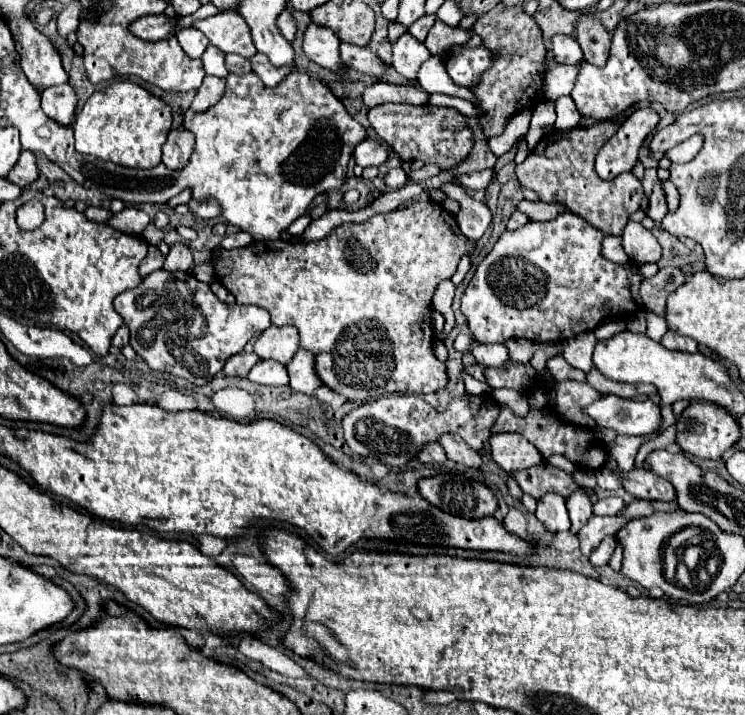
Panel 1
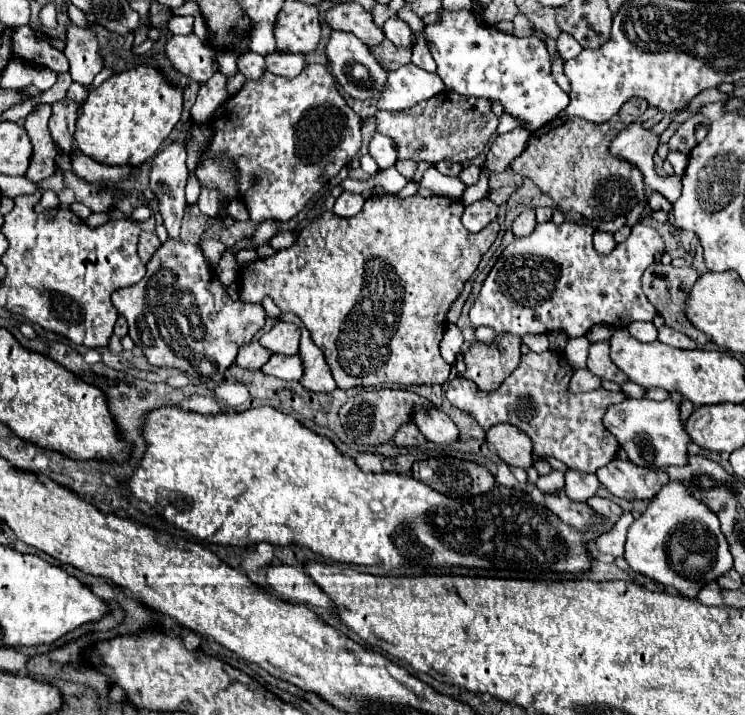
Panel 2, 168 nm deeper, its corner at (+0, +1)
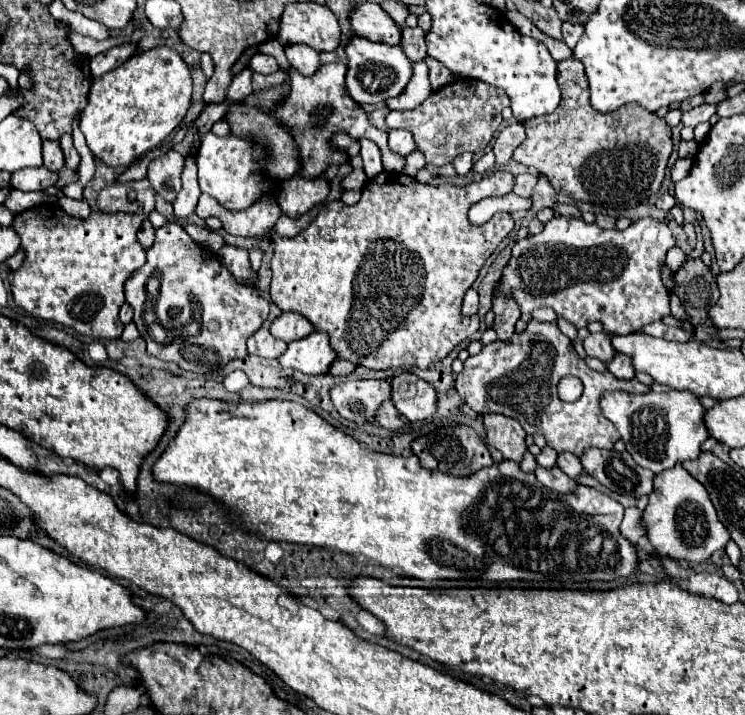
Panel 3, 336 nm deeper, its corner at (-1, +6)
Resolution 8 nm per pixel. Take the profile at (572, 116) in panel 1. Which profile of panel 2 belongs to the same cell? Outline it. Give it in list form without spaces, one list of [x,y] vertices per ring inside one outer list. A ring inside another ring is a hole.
[[[440,8],[438,14],[440,20],[426,26],[424,34],[428,50],[438,64],[438,76],[448,90],[502,102],[504,110],[518,118],[530,132],[553,120],[568,106],[568,94],[554,82],[550,54],[540,38],[518,38],[498,32],[466,8],[456,12]]]

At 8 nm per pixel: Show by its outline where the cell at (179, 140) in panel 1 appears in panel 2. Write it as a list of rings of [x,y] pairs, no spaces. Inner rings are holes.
[[[172,142],[152,158],[150,188],[156,194],[164,226],[168,228],[170,238],[176,240],[186,208],[186,198],[184,198],[186,178],[188,178],[188,168],[186,168],[184,144]]]

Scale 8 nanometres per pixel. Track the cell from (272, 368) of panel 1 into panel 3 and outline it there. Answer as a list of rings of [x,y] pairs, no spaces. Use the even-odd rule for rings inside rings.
[[[317,331],[299,341],[291,341],[287,351],[279,357],[279,363],[283,367],[291,367],[307,375],[327,373],[333,361],[335,361],[335,351],[329,345],[329,337]]]

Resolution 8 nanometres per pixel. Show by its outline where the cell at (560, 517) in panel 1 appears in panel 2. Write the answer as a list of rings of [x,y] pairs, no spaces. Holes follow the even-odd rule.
[[[552,470],[550,474],[544,474],[544,476],[538,476],[536,480],[536,486],[542,490],[542,492],[556,492],[560,488],[564,488],[564,474],[560,470]]]

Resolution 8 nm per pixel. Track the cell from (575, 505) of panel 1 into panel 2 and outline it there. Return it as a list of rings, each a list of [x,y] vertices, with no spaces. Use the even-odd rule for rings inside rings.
[[[566,470],[566,494],[572,498],[572,500],[578,500],[578,502],[586,502],[588,498],[592,498],[598,490],[598,480],[594,474],[586,474],[586,472],[580,472],[580,470]]]

